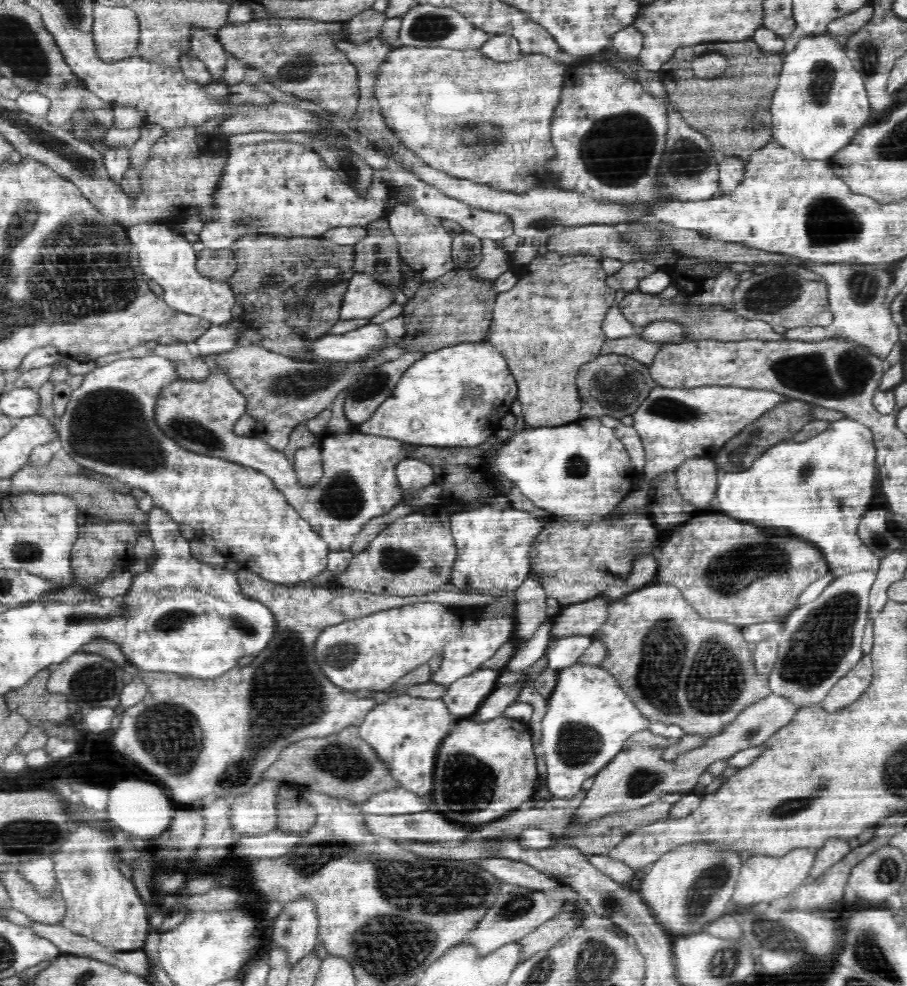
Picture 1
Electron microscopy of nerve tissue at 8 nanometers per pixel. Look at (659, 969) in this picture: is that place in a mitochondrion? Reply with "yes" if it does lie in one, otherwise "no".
no

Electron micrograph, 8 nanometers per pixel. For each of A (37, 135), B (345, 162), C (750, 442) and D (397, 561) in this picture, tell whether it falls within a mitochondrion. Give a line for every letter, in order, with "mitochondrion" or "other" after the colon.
A: mitochondrion
B: mitochondrion
C: mitochondrion
D: mitochondrion

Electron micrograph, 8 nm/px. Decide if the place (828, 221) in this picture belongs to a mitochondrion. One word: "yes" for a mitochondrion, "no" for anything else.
yes

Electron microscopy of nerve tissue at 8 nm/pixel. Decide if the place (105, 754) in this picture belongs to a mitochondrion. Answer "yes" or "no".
no

